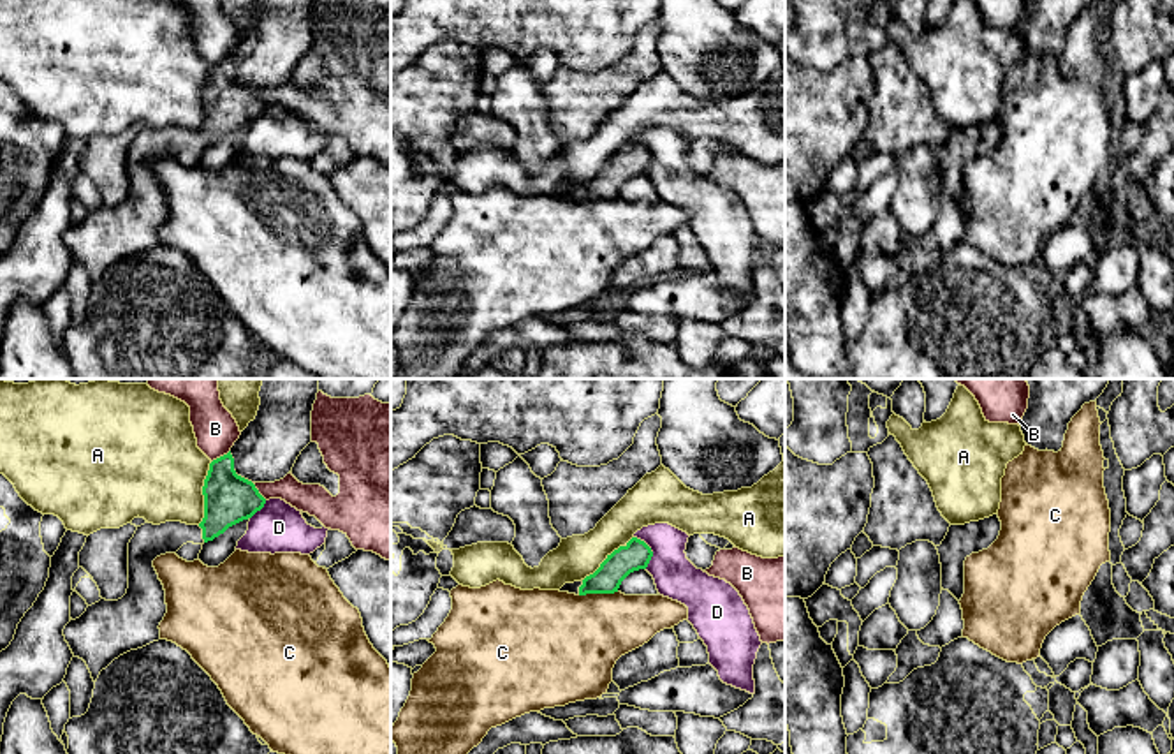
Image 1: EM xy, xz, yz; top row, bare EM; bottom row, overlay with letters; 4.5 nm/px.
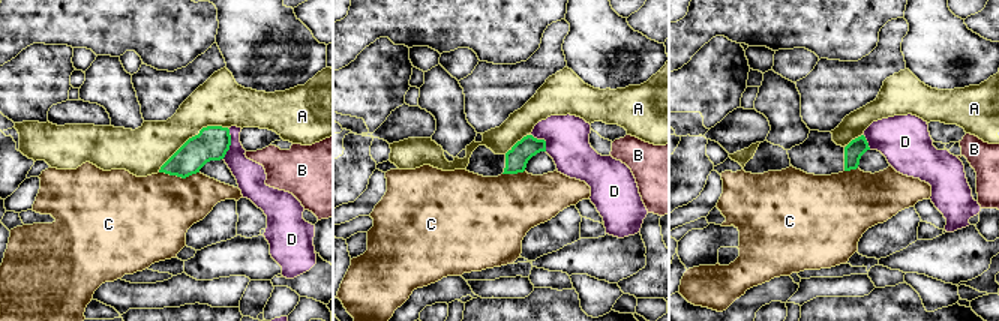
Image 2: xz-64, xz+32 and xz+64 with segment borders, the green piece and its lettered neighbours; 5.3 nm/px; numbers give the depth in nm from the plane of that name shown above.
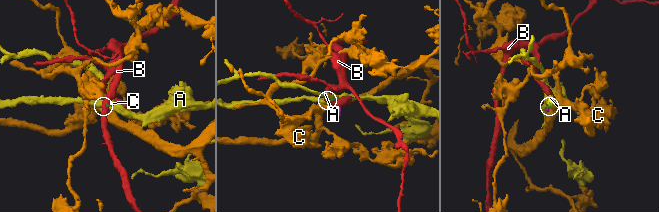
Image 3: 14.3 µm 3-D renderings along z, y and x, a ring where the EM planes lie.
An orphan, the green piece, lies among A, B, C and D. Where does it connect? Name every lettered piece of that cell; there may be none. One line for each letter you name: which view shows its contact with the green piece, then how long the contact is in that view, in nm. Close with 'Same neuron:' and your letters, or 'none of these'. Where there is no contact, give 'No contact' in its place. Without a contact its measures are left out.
Same neuron: none of these

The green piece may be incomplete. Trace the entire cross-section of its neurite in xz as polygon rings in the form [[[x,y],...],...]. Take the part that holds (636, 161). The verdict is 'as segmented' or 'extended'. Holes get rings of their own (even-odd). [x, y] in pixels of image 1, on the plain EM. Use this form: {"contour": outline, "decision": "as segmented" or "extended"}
{"contour": [[[632,143],[625,152],[607,160],[593,180],[581,187],[565,188],[560,197],[576,201],[614,199],[630,178],[646,174],[651,162],[651,153],[644,146]]], "decision": "extended"}

